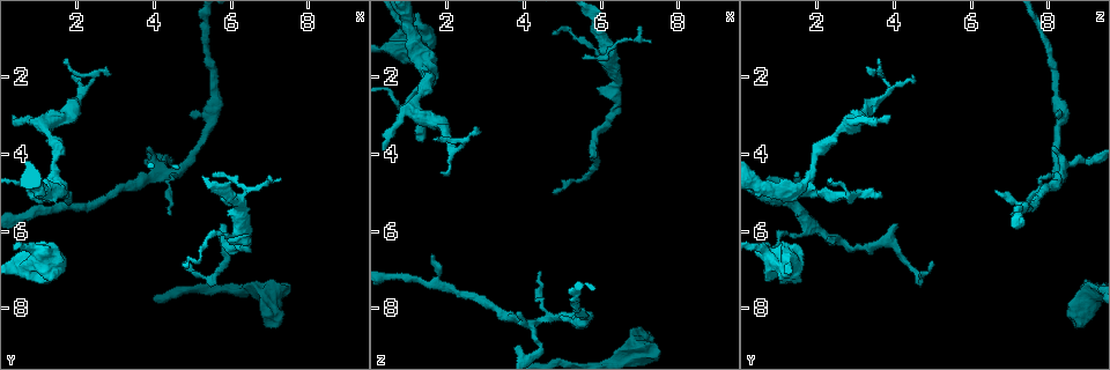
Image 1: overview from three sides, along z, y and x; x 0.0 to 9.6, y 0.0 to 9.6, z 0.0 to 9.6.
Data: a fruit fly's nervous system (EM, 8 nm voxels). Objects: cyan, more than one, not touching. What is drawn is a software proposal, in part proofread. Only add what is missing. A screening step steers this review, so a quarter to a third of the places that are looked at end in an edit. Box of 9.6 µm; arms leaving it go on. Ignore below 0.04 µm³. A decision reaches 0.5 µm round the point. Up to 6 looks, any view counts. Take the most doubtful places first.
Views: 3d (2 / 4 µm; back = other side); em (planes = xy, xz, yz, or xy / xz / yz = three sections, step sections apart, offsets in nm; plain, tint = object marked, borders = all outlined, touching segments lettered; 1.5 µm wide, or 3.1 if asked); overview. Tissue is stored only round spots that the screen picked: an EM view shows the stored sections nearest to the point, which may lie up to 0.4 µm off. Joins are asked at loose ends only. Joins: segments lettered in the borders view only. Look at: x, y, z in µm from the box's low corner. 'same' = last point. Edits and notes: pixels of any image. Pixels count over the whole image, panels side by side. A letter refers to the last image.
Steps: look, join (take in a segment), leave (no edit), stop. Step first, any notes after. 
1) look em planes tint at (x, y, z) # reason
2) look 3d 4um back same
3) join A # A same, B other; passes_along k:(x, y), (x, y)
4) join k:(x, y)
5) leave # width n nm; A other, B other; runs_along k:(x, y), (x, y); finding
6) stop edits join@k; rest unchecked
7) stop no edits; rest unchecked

look 3d 4um at (4.75, 7.00, 0.85) # tapers out

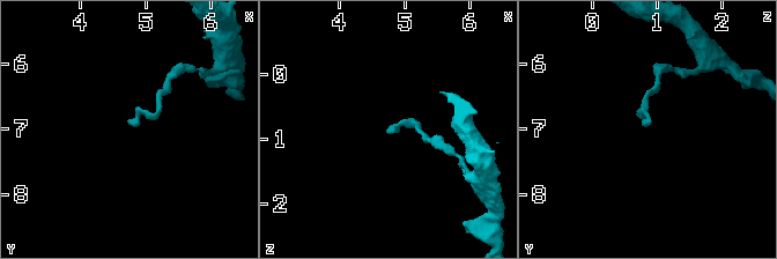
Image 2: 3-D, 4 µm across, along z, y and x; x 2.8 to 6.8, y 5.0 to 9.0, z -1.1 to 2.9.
look em xz step 4 borders at (4.75, 6.95, 0.85) # shape alone is not enough

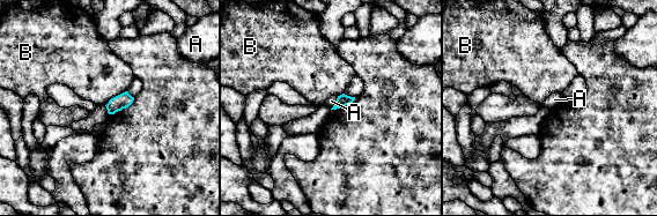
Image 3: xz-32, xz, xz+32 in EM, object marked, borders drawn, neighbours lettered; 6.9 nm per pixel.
leave # A other, B other; border 3:(338, 96), (331, 109); no lettered segment goes on from it

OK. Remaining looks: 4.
look 3d 2um at (1.85, 2.00, 4.45)

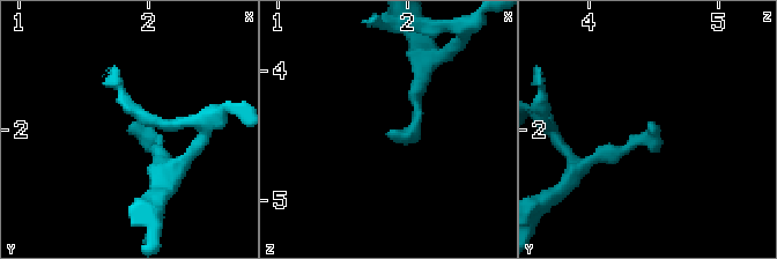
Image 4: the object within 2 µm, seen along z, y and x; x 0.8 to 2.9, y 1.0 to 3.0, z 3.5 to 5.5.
look em xz step 4 tint at (1.86, 1.98, 4.50) # need the tissue

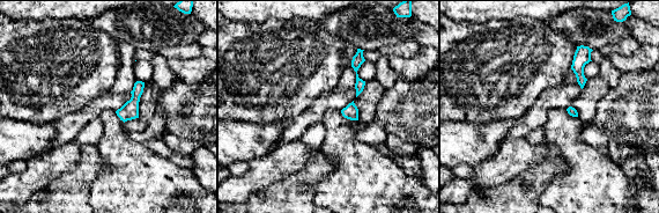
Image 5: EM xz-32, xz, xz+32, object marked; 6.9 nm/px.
look em planes borders same # another direction

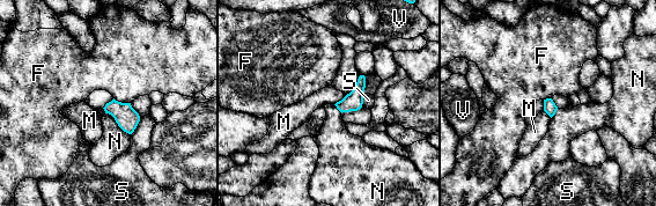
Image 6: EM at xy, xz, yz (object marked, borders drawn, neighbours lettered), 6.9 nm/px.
leave # longest_contact N 240 nm; F other, M other, N other, S other, V other; no lettered segment goes on from it

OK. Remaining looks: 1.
stop no edits; rest unchecked

